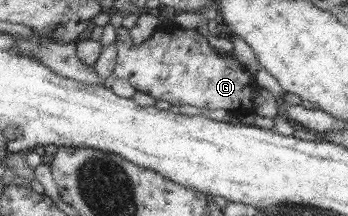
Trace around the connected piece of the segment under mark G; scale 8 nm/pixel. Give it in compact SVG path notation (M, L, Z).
M171 23L161 25L146 42L137 46L130 42L130 32L126 28L118 27L115 32L116 56L112 75L126 80L134 90L148 93L155 101L165 100L172 109L189 104L204 110L252 110L250 96L259 87L236 62L229 46L224 54L220 54L210 48L204 32L180 30Z

